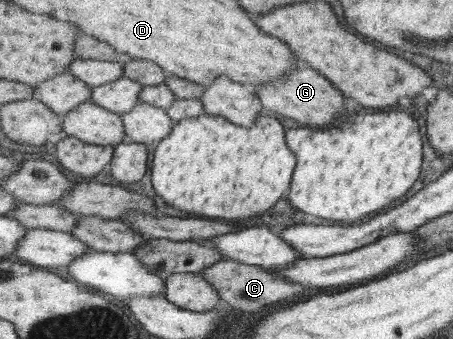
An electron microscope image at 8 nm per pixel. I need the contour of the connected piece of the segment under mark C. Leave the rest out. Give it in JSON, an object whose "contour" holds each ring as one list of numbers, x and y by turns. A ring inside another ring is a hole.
{"contour":[[230,259,216,262,210,268,203,270,202,274,220,292,223,305,234,310,260,313,260,311,266,311,270,305,276,305,282,301,294,301,294,299,298,301,298,297,312,293,312,289,320,289,286,280,276,272,268,271,258,265,245,265]]}

